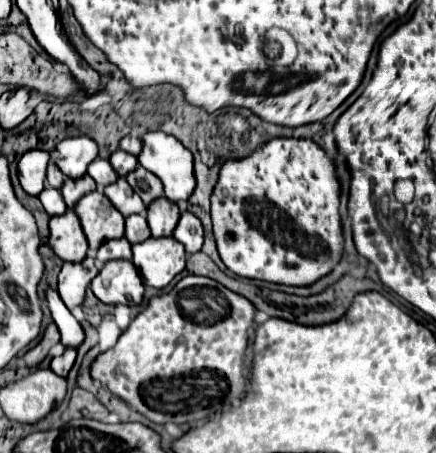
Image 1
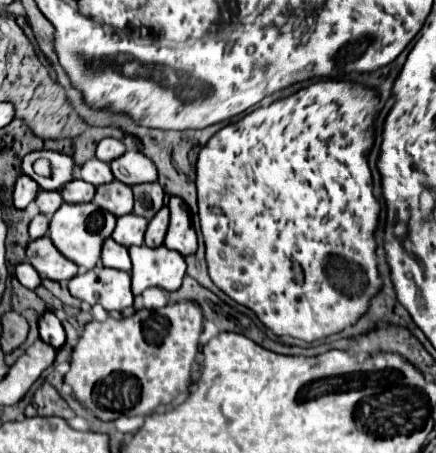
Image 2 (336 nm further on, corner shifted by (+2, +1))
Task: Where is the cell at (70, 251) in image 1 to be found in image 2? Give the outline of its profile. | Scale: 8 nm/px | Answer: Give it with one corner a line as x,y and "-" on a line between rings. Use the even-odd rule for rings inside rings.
48,236
30,242
26,248
26,256
28,256
28,262
40,272
42,278
50,278
54,282
70,280
78,272
78,266
72,264
68,258
64,258
54,248

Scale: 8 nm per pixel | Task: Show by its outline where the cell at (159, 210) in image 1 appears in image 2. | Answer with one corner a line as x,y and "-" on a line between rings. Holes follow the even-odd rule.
164,206
148,224
146,230
146,246
148,248
158,248
164,244
164,236
166,236
166,228
168,228
168,208

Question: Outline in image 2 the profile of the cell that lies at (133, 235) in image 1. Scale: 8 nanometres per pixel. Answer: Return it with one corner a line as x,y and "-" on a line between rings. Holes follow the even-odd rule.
126,214
118,218
118,224
112,232
112,238
122,246
142,246
144,244
144,232
146,232
146,218
136,214

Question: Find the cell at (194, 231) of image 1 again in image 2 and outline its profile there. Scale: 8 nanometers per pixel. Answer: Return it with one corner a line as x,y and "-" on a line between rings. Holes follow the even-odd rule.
170,196
168,208
170,208
170,226
166,232
164,246
180,252
182,256
194,254
198,248
198,240
184,200
180,200
178,196

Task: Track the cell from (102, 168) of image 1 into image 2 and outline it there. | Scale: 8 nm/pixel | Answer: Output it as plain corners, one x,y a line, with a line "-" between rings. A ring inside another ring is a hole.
92,158
88,160
82,168
82,180
84,182
90,182
92,186
102,186
102,184
108,184
114,180
114,174
110,172
110,164
98,160
98,158

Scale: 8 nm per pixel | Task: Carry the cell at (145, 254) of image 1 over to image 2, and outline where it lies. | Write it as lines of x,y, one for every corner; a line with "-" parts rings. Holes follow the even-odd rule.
132,246
132,292
142,294
146,288
158,286
168,292
174,292
182,286
182,278
186,274
184,256
176,250
168,250
166,246
148,248
148,246

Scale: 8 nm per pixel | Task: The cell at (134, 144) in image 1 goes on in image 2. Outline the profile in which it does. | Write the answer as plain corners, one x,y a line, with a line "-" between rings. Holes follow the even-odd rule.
104,138
96,146
96,158
100,158
102,162
112,162
118,156
122,156
124,152
126,152
124,144
120,140
116,140
116,138

